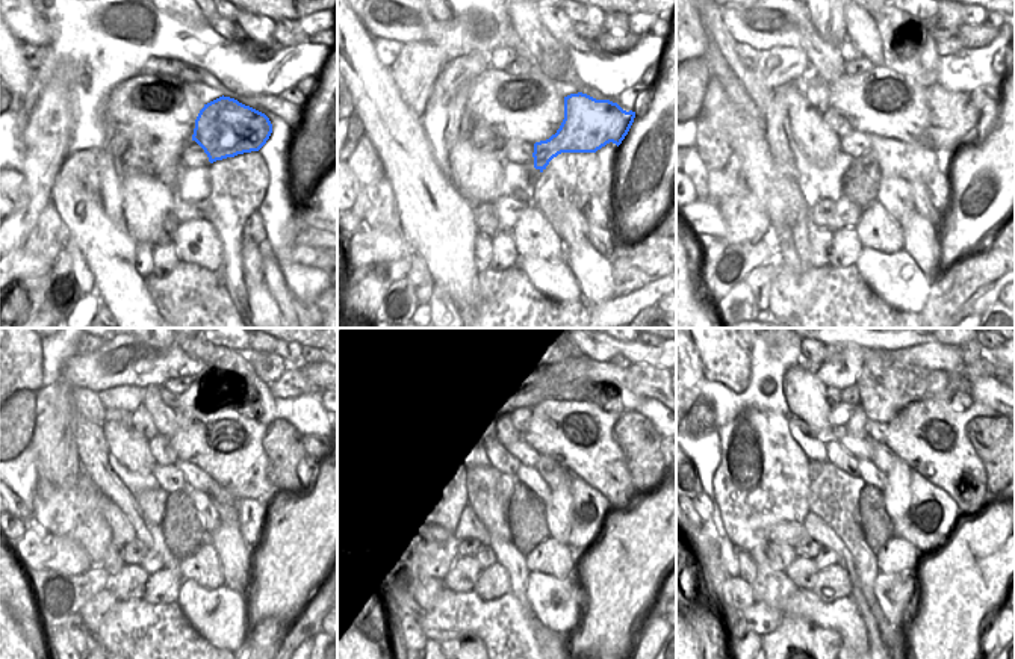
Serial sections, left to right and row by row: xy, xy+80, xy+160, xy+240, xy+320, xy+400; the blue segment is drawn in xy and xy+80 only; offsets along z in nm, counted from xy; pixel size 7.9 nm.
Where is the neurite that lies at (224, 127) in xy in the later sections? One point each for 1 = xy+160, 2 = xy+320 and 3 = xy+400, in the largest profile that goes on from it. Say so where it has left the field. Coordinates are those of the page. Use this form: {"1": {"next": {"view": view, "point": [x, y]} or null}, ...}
{"1": {"next": {"view": "xy+160", "point": [955, 123]}}, "2": {"next": {"view": "xy+320", "point": [636, 436]}}, "3": {"next": {"view": "xy+400", "point": [983, 433]}}}

